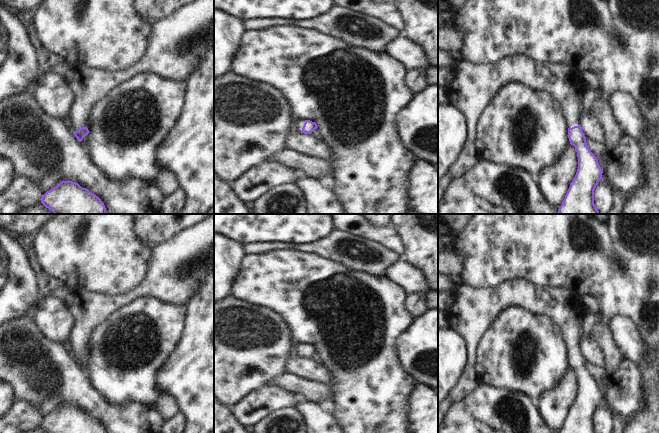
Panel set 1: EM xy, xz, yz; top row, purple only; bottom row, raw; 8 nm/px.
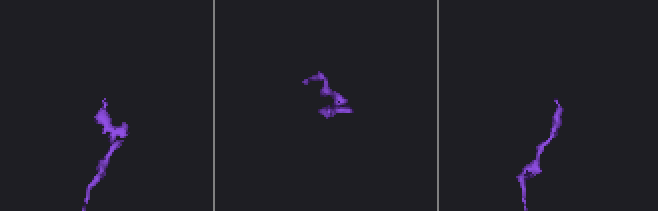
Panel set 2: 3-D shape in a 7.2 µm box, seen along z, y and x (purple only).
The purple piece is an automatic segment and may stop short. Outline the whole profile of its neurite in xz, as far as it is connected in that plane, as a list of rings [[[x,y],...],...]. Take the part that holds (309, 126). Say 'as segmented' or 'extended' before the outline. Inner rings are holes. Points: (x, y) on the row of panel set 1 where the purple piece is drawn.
extended | [[[296,120],[297,131],[304,134],[311,134],[312,131],[317,129],[317,124],[310,120]]]

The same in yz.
extended | [[[523,54],[506,56],[495,63],[460,61],[455,79],[448,88],[448,101],[464,114],[468,139],[448,174],[438,181],[438,208],[451,181],[462,177],[476,165],[478,120],[496,93],[511,82],[544,91],[563,107],[569,127],[568,138],[577,151],[578,169],[558,214],[600,214],[594,204],[594,190],[602,179],[603,170],[588,148],[580,126],[585,92],[582,76],[569,65],[538,64]]]

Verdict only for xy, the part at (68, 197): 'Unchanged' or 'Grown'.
Unchanged

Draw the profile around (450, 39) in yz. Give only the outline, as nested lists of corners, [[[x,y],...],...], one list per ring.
[[[445,27],[438,30],[438,48],[448,52],[460,52],[465,33],[456,27]]]

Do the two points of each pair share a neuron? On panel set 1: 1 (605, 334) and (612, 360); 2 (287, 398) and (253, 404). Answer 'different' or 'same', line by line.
1: same
2: same

